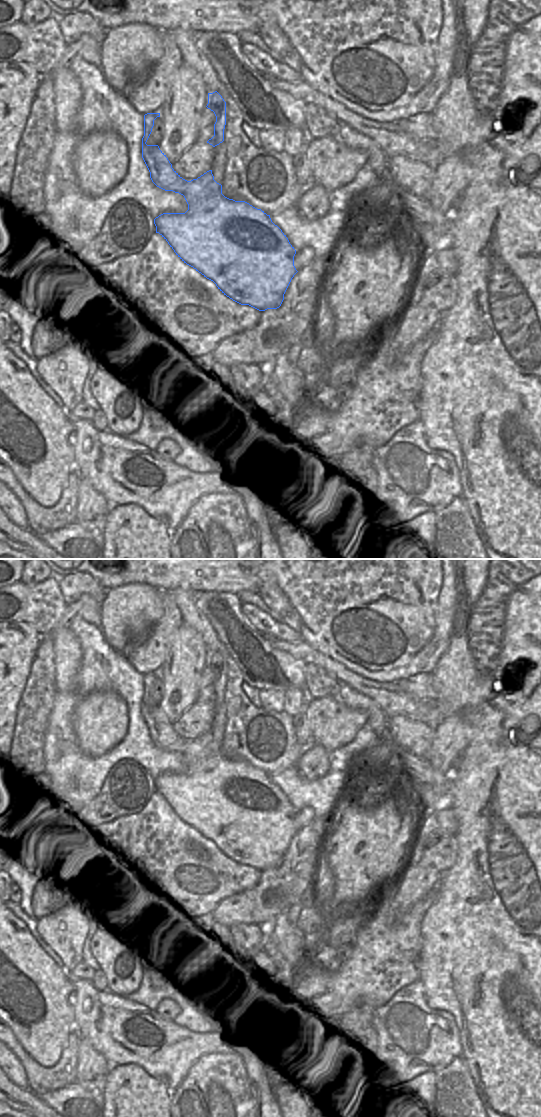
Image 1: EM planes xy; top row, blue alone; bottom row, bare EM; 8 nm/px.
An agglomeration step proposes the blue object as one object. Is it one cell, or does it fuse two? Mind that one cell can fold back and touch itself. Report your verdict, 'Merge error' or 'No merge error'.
No merge error.

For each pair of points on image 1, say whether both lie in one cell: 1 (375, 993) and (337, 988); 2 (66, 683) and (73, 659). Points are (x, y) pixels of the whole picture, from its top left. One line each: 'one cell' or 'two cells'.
1: one cell
2: one cell

